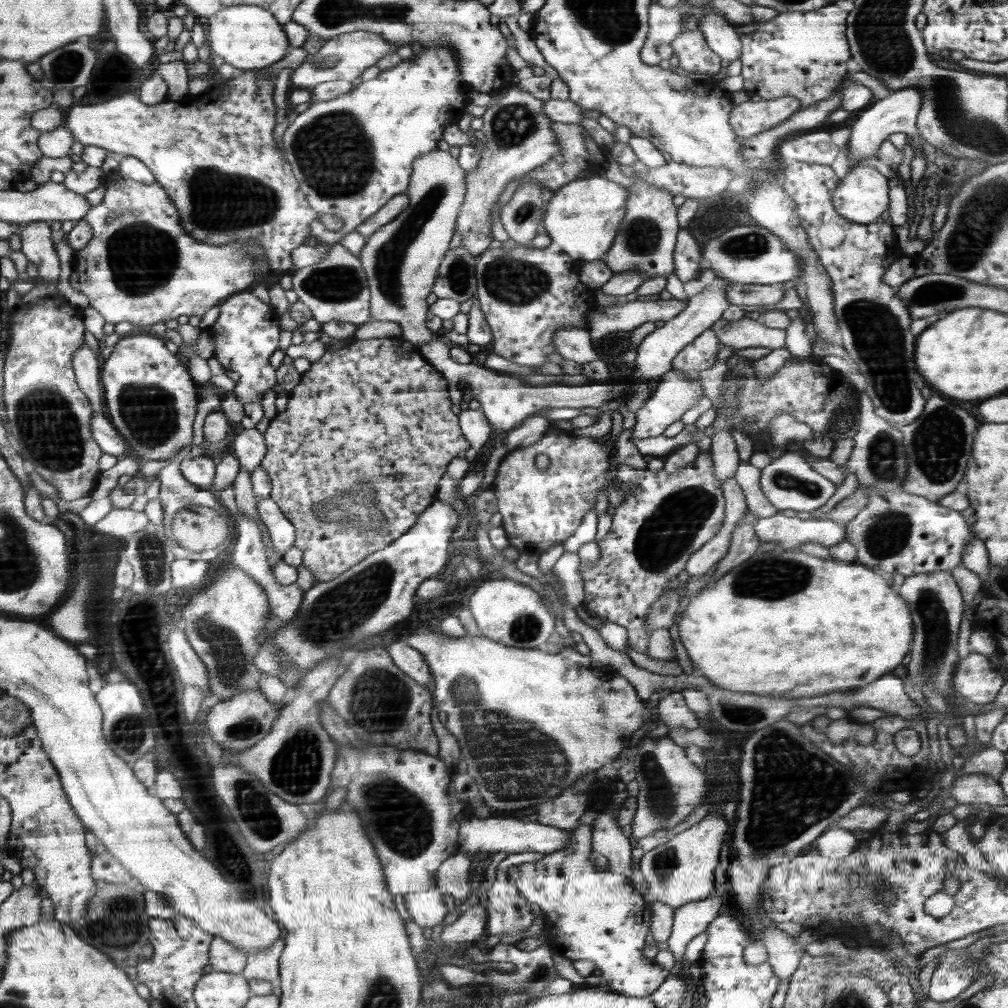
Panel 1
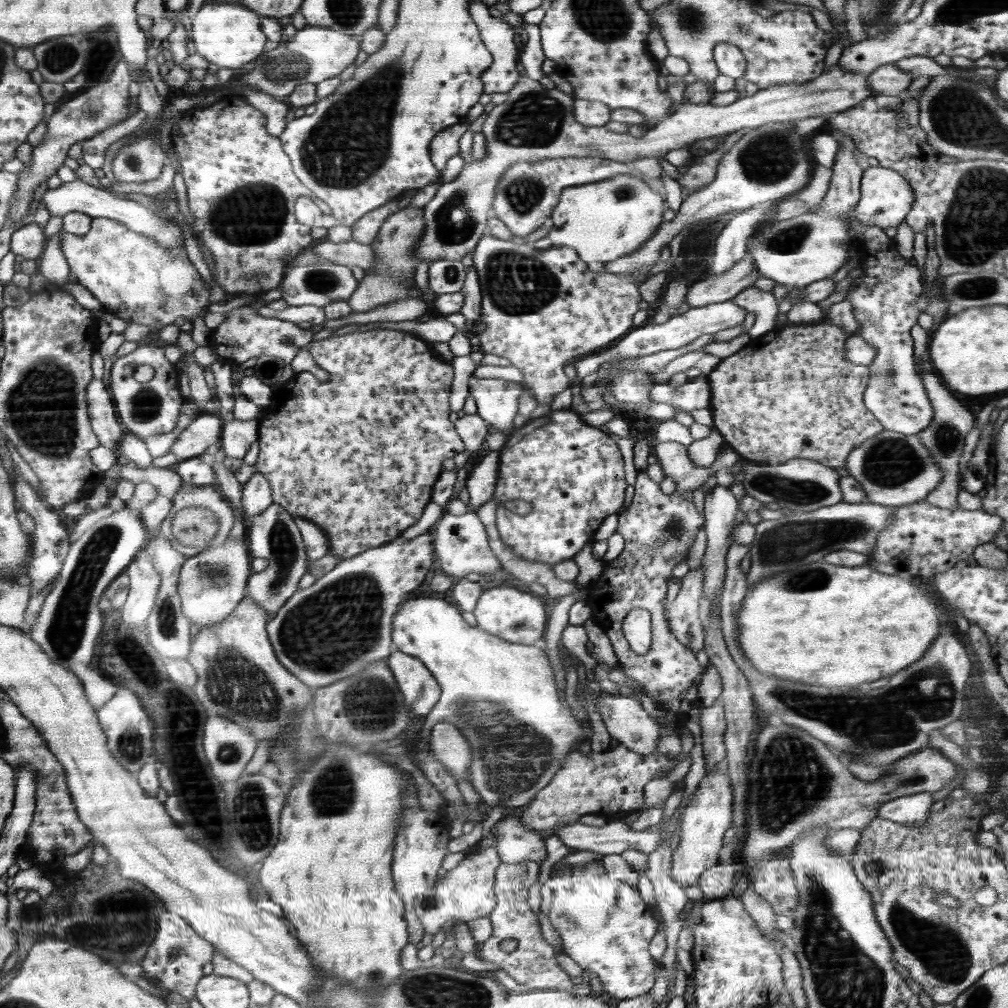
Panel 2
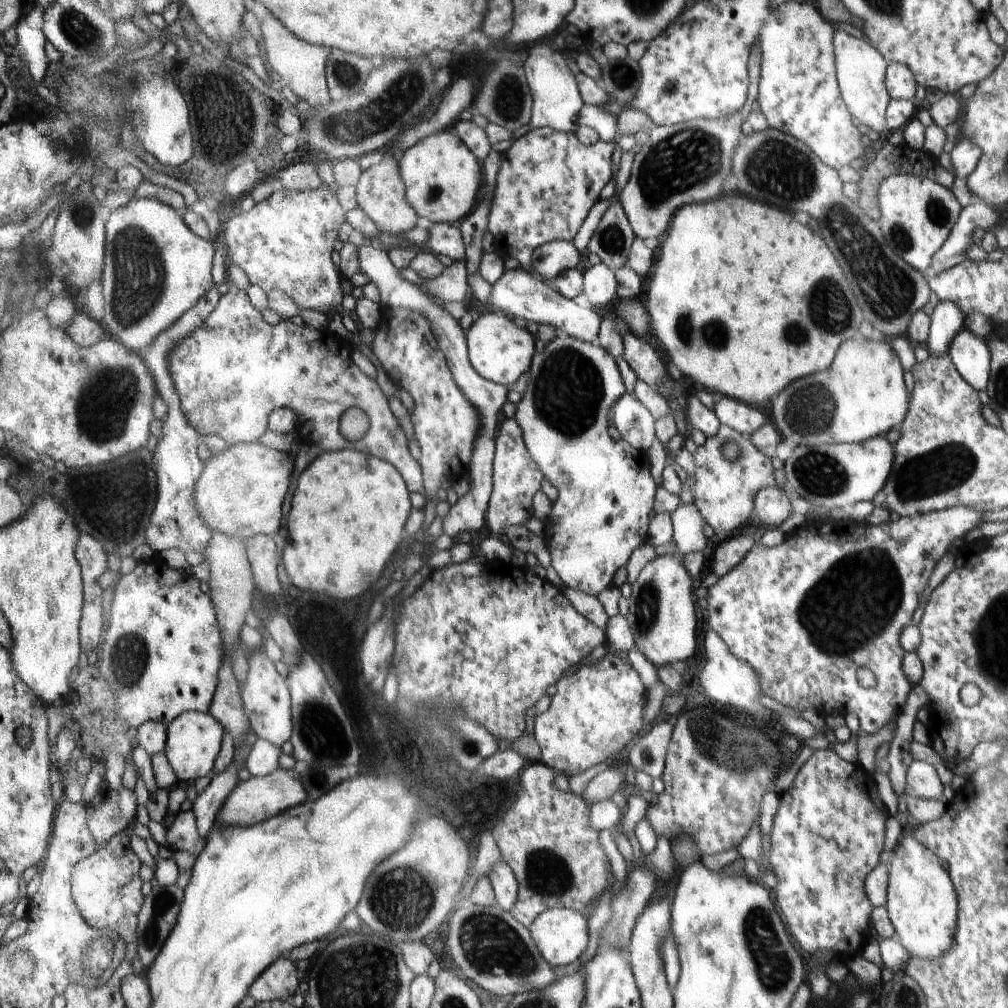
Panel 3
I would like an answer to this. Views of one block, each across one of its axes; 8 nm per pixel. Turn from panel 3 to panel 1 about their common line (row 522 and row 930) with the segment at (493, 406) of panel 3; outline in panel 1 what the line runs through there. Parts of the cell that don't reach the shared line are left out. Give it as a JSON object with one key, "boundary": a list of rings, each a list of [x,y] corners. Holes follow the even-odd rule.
{"boundary":[[[479,904],[469,907],[453,924],[443,928],[440,939],[444,944],[476,943],[487,928],[487,913]]]}

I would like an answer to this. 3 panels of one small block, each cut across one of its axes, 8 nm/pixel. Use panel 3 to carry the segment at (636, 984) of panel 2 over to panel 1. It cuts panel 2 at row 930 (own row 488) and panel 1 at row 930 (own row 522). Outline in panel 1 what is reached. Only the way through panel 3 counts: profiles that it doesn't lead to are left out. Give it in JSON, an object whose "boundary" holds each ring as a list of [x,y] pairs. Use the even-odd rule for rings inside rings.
{"boundary":[[[581,825],[572,830],[570,844],[566,844],[560,851],[546,853],[534,862],[524,862],[508,869],[508,881],[516,884],[518,893],[528,902],[538,904],[545,920],[543,934],[554,955],[563,956],[572,961],[578,959],[592,960],[602,972],[603,986],[626,996],[644,998],[652,995],[667,976],[674,976],[674,972],[662,968],[652,958],[642,958],[644,940],[650,932],[650,916],[652,906],[646,904],[630,884],[629,877],[619,872],[612,872],[610,868],[598,868],[591,860],[593,854],[591,825]]]}

